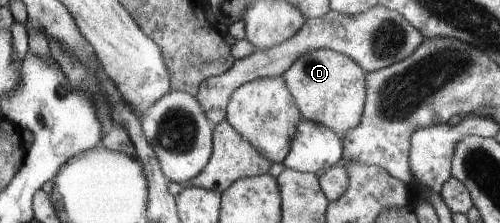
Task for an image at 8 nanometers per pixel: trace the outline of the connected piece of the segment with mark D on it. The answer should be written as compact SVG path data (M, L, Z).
M326 48L301 55L281 75L287 82L303 119L324 124L342 137L362 121L366 109L366 72L350 56Z

